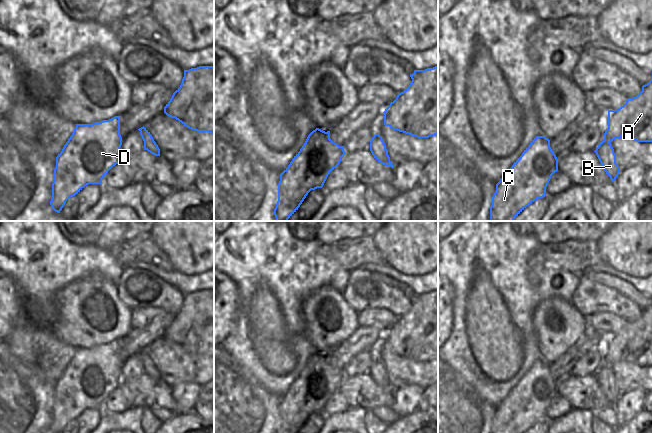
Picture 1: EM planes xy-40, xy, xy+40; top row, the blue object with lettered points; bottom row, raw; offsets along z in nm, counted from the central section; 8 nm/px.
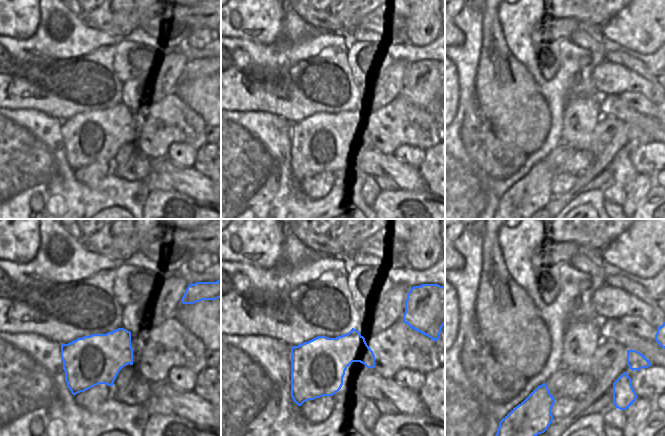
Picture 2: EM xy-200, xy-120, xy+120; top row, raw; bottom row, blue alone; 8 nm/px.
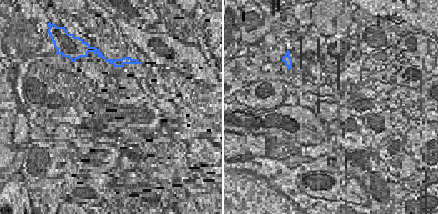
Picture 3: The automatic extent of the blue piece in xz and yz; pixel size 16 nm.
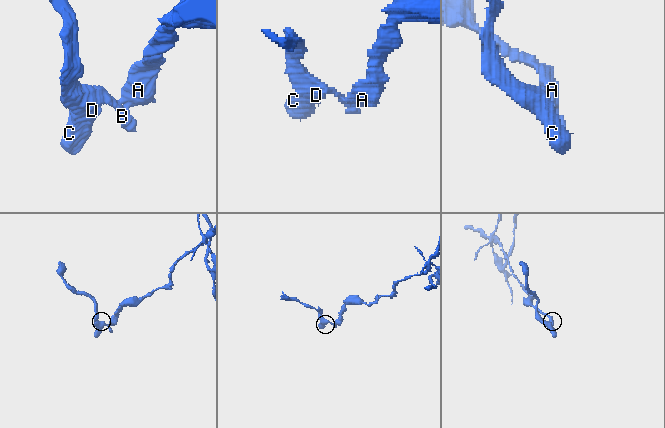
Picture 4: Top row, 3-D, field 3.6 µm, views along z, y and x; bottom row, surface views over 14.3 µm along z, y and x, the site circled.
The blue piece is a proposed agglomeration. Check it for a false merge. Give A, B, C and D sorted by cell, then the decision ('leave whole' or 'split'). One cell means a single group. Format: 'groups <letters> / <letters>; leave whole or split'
groups A / B C D; split

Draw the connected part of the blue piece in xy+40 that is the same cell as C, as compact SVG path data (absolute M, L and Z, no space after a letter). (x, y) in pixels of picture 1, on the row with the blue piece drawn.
M544 135L537 136L514 162L506 175L496 184L496 191L492 197L492 205L490 207L490 221L514 221L527 206L535 200L546 196L546 187L552 175L557 171L558 159L550 147L550 140Z

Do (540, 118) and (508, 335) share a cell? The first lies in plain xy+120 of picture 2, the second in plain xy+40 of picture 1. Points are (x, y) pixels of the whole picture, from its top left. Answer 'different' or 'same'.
same

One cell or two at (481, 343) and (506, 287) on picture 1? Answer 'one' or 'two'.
two

